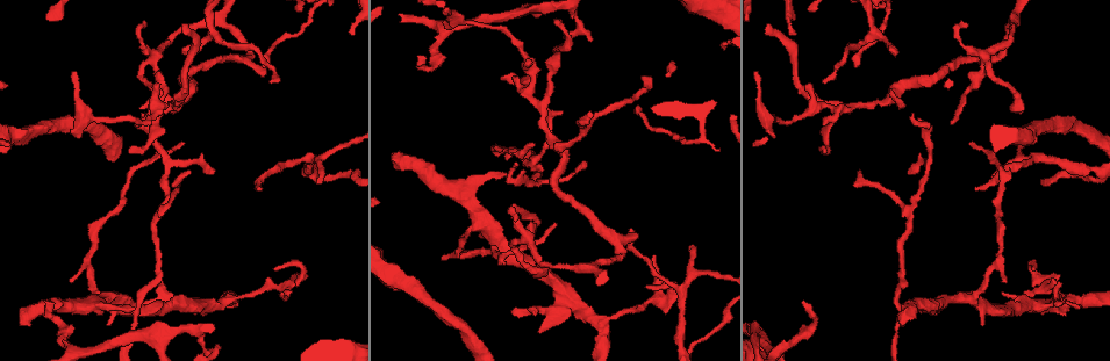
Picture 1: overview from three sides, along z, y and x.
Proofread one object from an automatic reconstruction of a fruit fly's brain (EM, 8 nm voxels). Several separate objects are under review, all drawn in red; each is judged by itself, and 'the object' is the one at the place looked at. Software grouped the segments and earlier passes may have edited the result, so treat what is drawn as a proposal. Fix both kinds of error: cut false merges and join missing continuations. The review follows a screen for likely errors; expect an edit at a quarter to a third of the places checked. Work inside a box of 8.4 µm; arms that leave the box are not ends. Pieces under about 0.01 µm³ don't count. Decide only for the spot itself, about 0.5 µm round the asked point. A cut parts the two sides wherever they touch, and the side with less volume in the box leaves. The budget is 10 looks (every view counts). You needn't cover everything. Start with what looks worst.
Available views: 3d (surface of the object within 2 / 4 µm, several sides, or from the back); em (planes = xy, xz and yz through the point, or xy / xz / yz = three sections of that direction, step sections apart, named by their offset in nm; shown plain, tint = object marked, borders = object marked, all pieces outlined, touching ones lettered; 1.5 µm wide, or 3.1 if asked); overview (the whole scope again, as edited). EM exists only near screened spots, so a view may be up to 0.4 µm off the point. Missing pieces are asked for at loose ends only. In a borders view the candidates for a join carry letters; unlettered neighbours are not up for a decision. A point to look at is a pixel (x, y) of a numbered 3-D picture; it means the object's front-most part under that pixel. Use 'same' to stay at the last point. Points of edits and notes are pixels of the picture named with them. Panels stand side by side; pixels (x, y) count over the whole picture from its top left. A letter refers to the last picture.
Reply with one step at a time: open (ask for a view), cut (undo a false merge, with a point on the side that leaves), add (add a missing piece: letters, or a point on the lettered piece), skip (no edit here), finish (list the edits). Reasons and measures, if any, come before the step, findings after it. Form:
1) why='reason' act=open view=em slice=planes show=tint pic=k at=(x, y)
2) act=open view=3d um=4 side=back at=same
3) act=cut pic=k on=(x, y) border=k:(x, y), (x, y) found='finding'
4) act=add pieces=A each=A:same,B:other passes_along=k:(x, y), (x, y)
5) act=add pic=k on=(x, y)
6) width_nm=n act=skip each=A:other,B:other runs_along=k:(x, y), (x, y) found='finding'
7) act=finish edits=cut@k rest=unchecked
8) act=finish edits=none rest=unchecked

why='branch stops here' act=open view=em slice=yz step=4 show=borders pic=1 at=(514, 168)

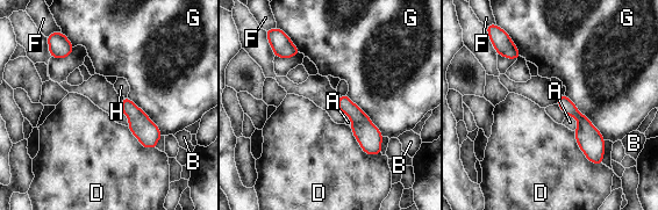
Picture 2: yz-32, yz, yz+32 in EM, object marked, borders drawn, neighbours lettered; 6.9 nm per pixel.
why='another direction' act=open view=em slice=planes show=borders at=same

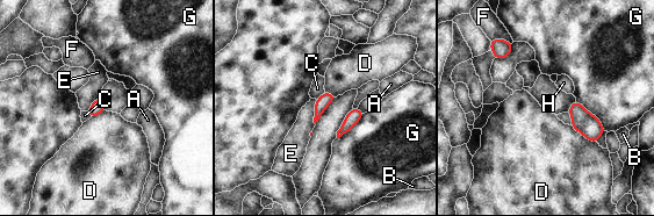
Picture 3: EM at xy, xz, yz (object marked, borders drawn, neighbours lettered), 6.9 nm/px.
width_nm=90 longest_contact=G:300nm act=skip each=A:other,B:other,C:other,D:other,E:other,F:other,G:other,H:other found='none of them fits'

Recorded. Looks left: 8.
why='thin end' act=open view=3d um=2 pic=1 at=(1017, 112)

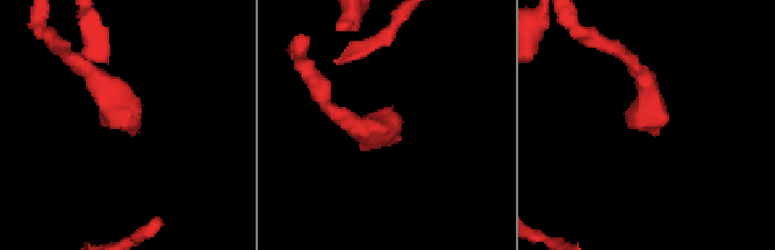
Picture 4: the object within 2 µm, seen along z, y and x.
act=open view=em slice=planes show=borders pic=4 at=(391, 126)

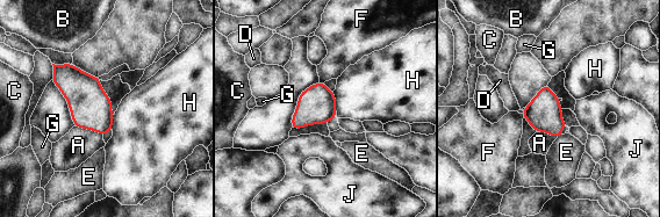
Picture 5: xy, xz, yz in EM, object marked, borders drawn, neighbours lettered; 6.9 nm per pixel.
width_nm=240 longest_contact=A:220nm act=skip each=A:other,B:other,C:other,D:other,E:other,F:other,G:other,H:other,J:other found='none of them fits'

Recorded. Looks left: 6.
why='thin end' act=open view=3d um=2 pic=1 at=(561, 112)

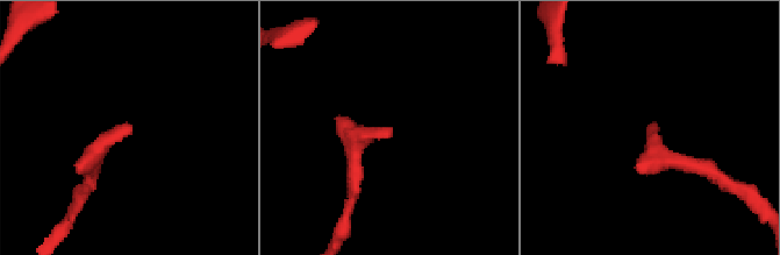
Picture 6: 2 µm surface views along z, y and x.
act=open view=em slice=planes show=borders pic=6 at=(646, 128)

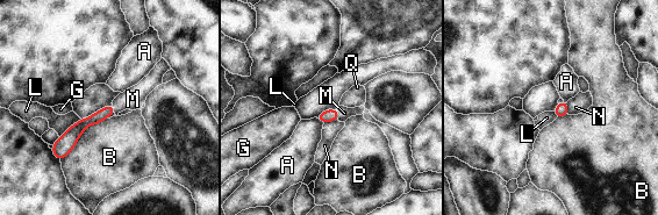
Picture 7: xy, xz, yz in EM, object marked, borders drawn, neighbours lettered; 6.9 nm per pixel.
width_nm=80 act=add pic=7 on=(344, 113) each=A:other,B:other,G:other,L:other,M:same,N:other,Q:other passes_along=7:(329, 115), (337, 114), (344, 113) found='the neuron continues'

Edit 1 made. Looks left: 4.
why='see it whole again' act=open view=overview

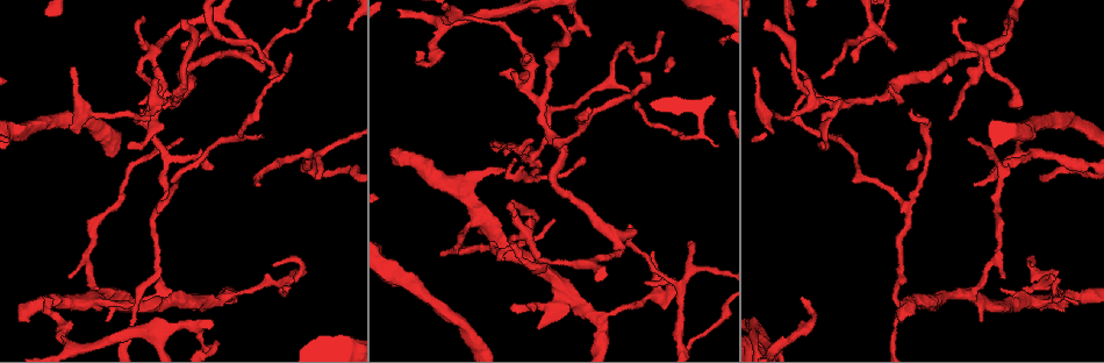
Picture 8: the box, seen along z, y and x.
why='tapers out' act=open view=em slice=xy step=8 show=borders pic=8 at=(259, 185)

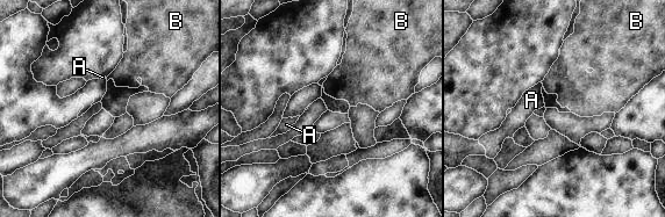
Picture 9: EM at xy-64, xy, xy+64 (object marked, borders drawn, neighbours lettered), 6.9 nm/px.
why='another direction' act=open view=em slice=planes show=borders at=same

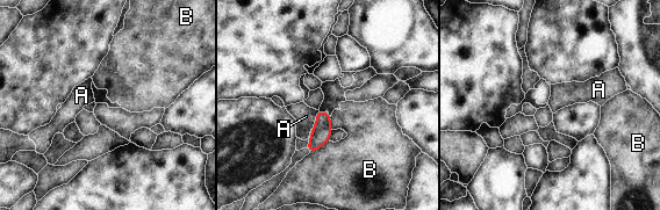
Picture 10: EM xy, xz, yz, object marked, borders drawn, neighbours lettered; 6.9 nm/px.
width_nm=140 act=skip each=A:other,B:other border=10:(329, 140), (310, 152) found='none of them fits'

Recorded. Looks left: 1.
act=finish edits=add@7 rest=unchecked

